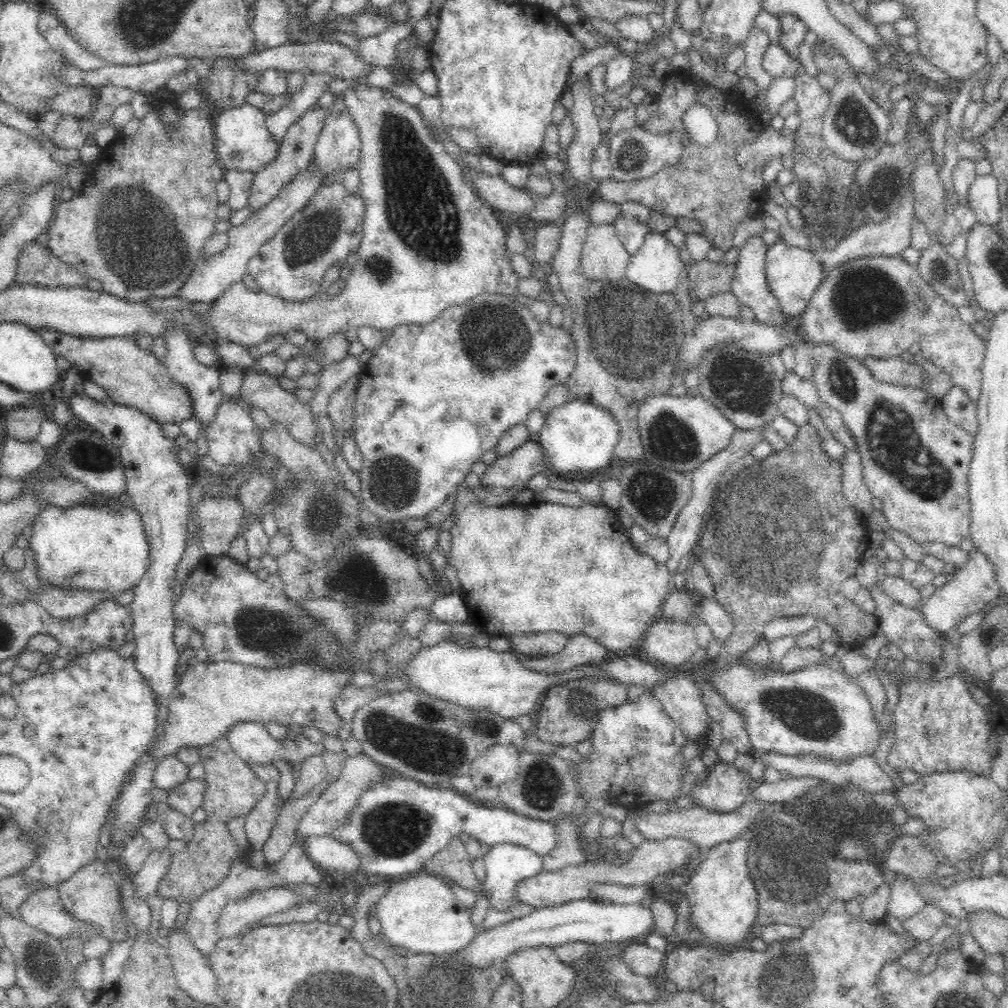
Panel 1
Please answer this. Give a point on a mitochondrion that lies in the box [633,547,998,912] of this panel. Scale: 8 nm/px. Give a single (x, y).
(790, 863)

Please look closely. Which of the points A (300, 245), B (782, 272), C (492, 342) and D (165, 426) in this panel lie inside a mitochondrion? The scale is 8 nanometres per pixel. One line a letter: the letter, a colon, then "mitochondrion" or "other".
A: mitochondrion
B: other
C: mitochondrion
D: other

